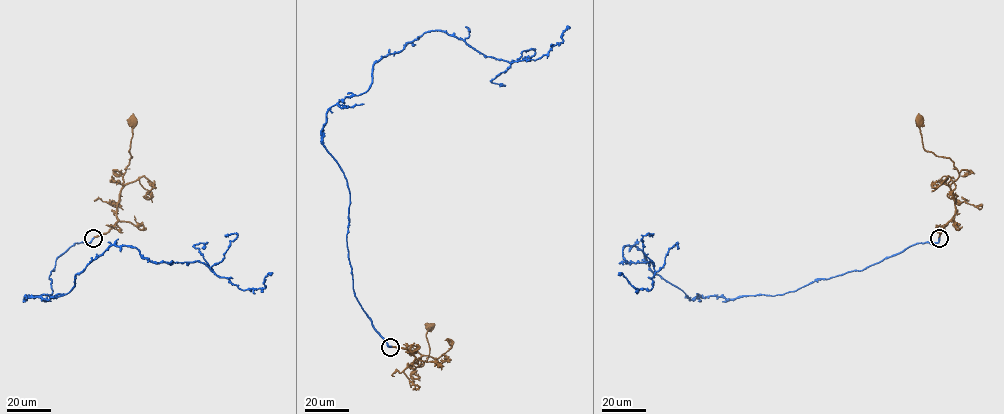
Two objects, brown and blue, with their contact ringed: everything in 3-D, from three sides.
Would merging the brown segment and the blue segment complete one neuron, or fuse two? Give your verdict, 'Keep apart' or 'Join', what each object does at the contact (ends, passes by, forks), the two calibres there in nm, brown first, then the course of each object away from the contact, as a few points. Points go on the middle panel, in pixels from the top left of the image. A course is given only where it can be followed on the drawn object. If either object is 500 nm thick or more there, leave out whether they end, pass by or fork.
Join. At the ring brown ends. At the ring blue ends. Thickness 380 nm (brown) against 400 nm. Course of brown: (390, 347), (407, 348), (415, 357), (414, 363), (420, 358), (422, 366), (429, 355), (426, 335), (430, 327). Course of blue: (390, 347), (353, 289), (350, 192), (323, 143), (327, 111), (424, 33), (513, 62), (541, 57), (570, 27)

